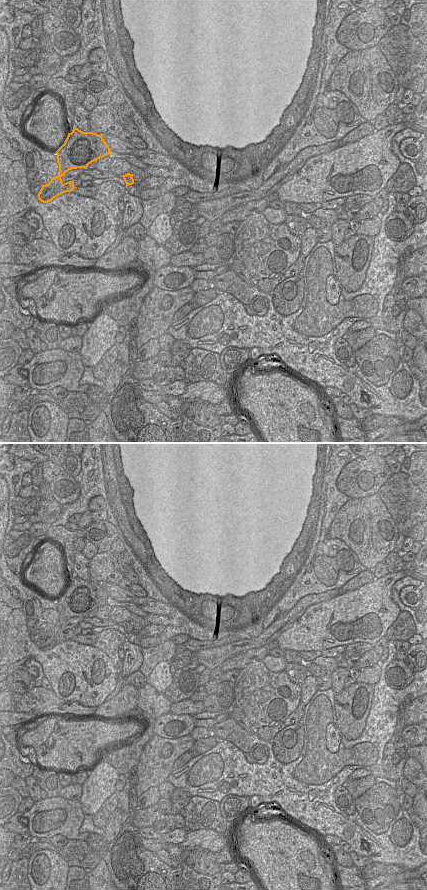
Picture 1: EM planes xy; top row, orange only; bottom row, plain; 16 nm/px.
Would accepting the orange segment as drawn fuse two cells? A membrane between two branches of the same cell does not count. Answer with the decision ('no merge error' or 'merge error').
merge error

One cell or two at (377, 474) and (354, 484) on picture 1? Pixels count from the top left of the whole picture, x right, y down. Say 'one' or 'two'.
one

